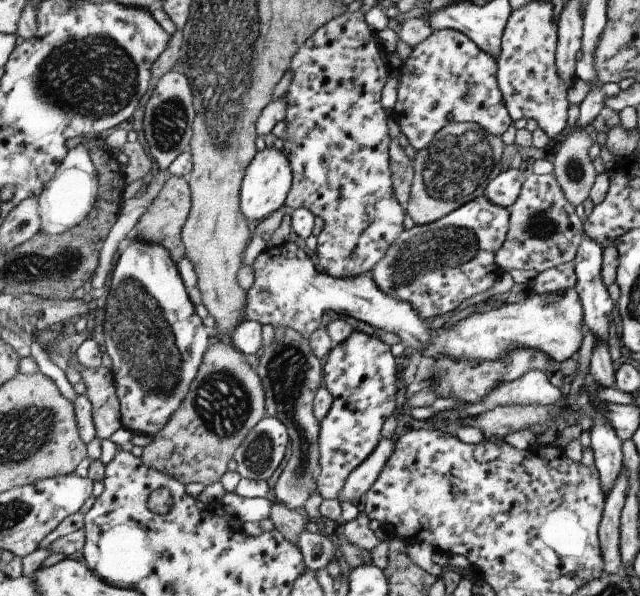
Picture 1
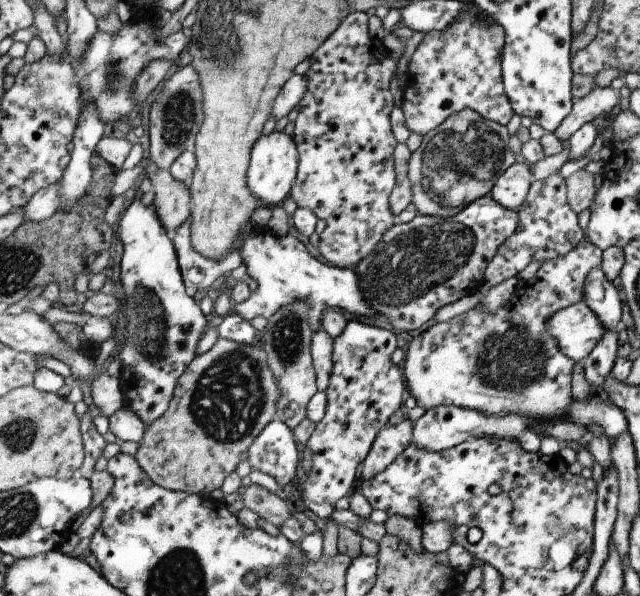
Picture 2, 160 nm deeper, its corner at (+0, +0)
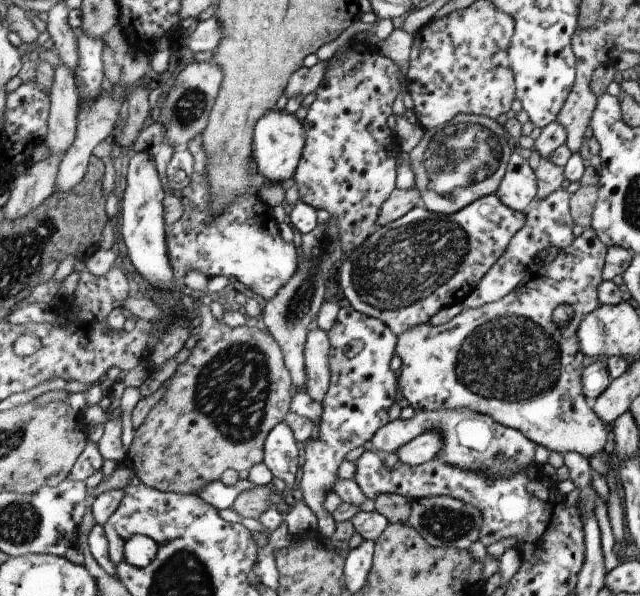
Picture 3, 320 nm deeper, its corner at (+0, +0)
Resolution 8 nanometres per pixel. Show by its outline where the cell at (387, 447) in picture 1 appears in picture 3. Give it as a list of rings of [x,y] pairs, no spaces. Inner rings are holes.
[[[469,407],[421,411],[410,419],[395,419],[380,428],[371,442],[379,452],[397,453],[398,450],[424,432],[435,431],[442,437],[438,457],[455,467],[483,473],[490,472],[499,477],[509,477],[520,469],[537,465],[536,454],[539,445],[526,433],[505,426],[492,416],[477,412]]]

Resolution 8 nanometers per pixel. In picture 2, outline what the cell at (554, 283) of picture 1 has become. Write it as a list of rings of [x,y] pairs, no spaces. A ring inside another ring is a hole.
[[[584,236],[571,252],[545,261],[536,278],[522,279],[513,298],[497,312],[492,313],[479,304],[449,322],[433,322],[414,334],[402,364],[409,394],[415,398],[416,404],[425,410],[447,405],[476,410],[487,416],[521,415],[532,421],[532,428],[542,437],[553,437],[562,444],[566,441],[579,443],[579,438],[585,434],[585,427],[575,424],[568,417],[574,403],[571,382],[575,361],[562,351],[558,340],[546,329],[556,312],[582,300],[583,281],[588,271],[599,267],[601,259],[602,250]]]

